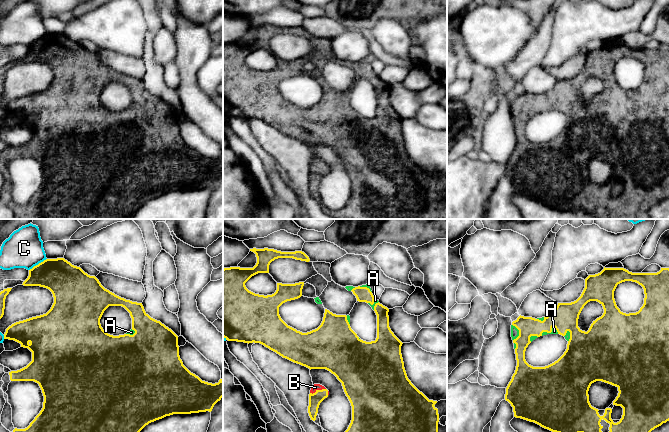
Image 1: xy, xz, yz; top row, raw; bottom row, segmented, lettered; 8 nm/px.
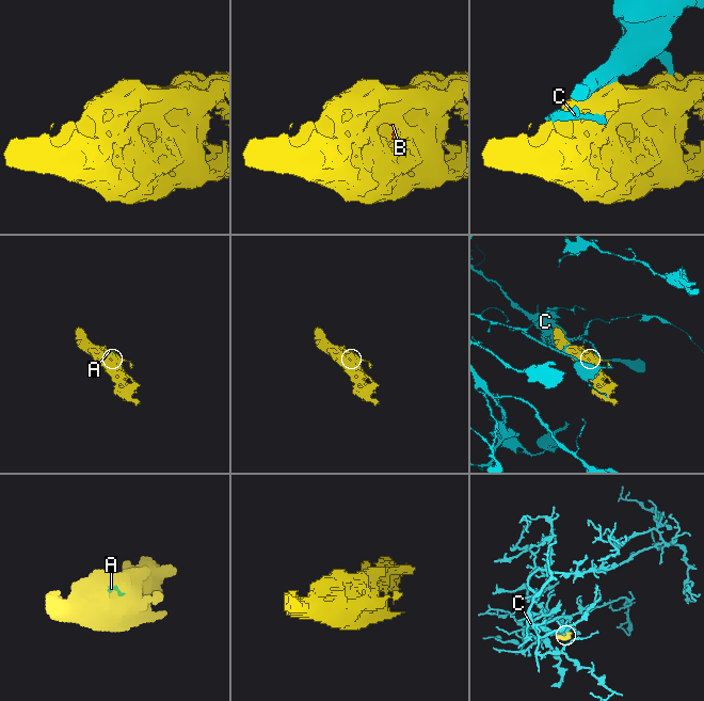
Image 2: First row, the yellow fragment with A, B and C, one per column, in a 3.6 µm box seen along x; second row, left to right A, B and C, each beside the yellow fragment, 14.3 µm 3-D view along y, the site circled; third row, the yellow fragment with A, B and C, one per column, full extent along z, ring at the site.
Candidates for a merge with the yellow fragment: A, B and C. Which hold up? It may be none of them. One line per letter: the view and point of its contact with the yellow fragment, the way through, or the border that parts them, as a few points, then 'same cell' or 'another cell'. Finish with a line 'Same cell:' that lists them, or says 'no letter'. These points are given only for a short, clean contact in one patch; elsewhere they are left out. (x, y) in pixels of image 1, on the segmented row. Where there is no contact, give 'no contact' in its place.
A: contact yz (519, 332); same cell
B: contact xz (317, 390); same cell
C: contact xy (38, 264); another cell
Same cell: A, B

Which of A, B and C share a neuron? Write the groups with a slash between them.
A B / C

